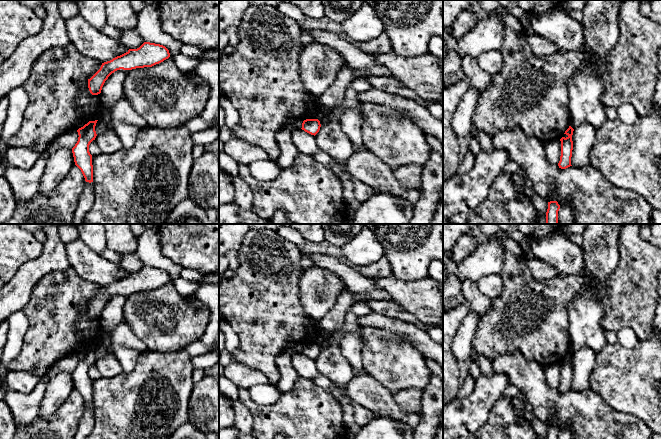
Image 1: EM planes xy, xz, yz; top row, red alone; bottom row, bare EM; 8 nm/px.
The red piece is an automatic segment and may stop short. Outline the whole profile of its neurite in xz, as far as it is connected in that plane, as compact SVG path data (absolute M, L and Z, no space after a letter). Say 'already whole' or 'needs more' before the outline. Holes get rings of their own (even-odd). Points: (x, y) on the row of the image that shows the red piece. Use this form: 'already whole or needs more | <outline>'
already whole | M306 119L303 121L301 129L315 136L319 132L320 127L321 124L318 119Z

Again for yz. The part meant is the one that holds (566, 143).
already whole | M569 126L569 128L565 131L564 134L567 135L567 137L562 137L560 139L561 141L561 156L560 161L558 163L559 168L566 169L571 165L571 157L572 157L572 150L573 150L573 141L572 141L572 135L573 135L574 129Z

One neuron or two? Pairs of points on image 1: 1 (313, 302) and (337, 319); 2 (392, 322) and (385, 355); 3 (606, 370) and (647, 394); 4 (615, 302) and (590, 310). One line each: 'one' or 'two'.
1: two
2: two
3: one
4: two

